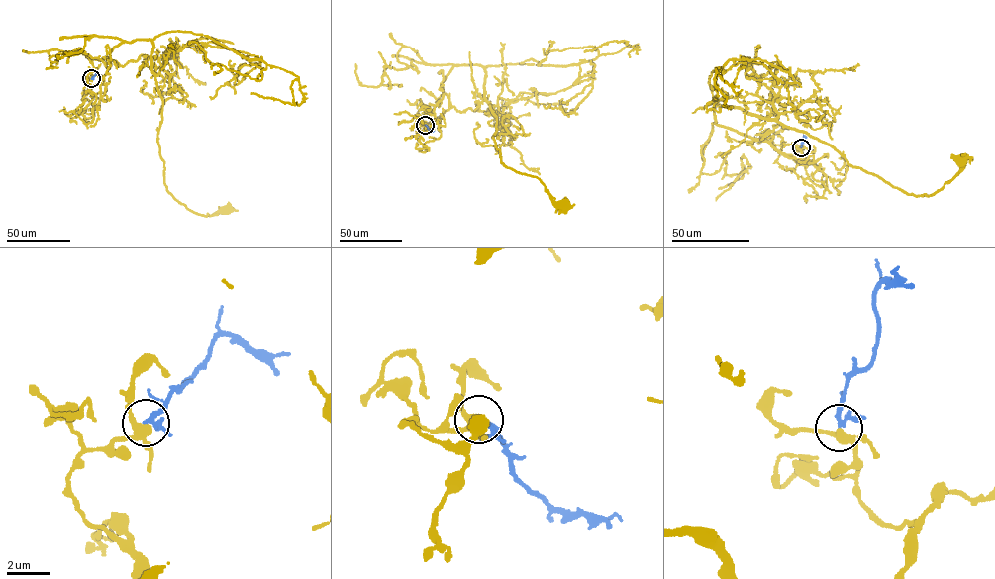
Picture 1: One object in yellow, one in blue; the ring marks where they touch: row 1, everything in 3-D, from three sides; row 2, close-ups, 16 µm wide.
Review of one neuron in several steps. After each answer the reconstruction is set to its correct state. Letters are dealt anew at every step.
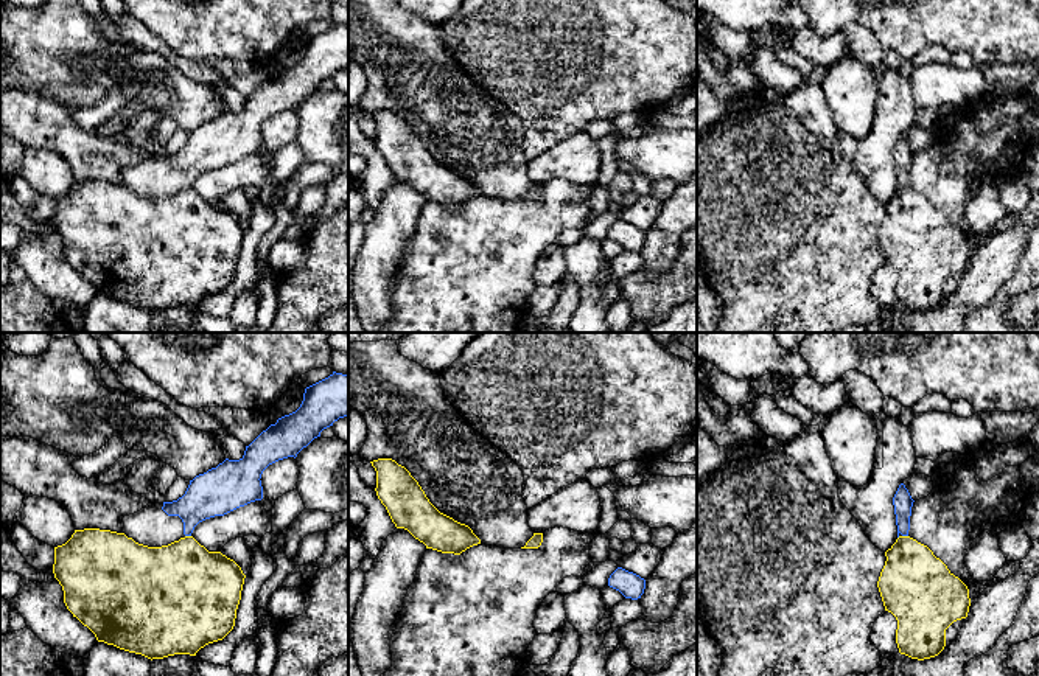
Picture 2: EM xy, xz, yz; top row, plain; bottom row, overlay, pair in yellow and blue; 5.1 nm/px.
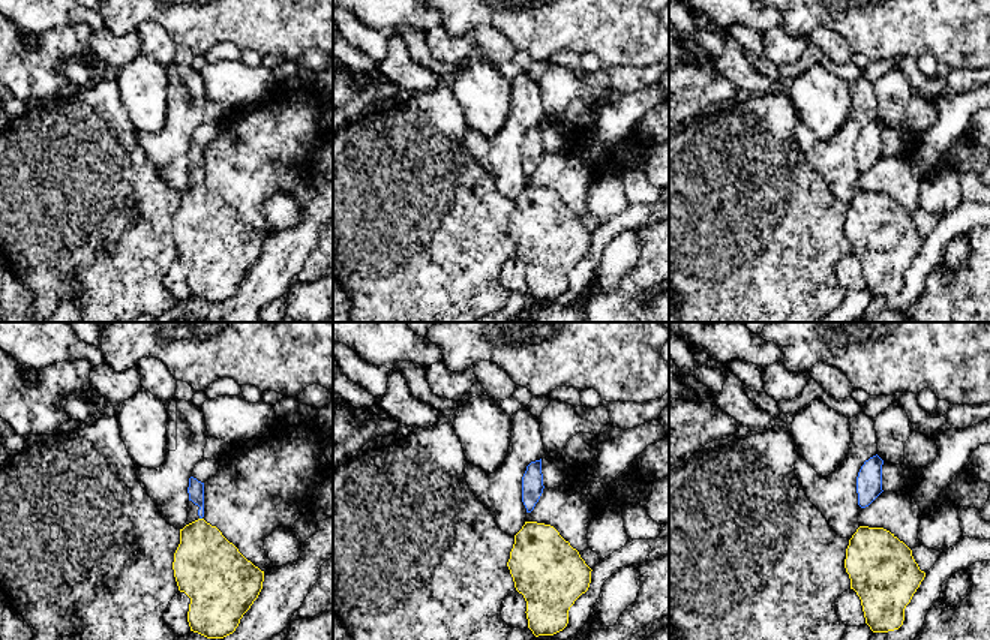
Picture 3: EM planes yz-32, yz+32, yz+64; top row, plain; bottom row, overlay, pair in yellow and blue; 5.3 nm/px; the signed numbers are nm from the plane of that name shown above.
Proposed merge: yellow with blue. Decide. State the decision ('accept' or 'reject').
reject

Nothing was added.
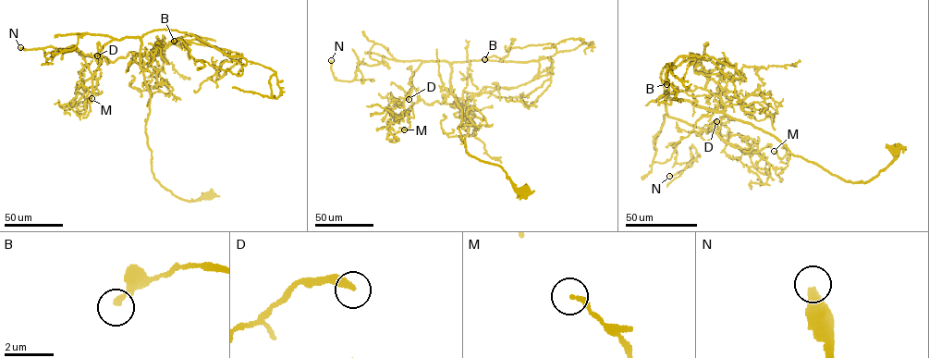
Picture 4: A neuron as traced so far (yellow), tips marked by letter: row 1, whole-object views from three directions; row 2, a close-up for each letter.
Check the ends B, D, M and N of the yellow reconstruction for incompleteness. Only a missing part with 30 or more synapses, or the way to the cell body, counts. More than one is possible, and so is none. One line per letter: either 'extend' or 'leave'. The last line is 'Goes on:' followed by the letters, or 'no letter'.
B: leave
D: leave
M: leave
N: extend
Goes on: N

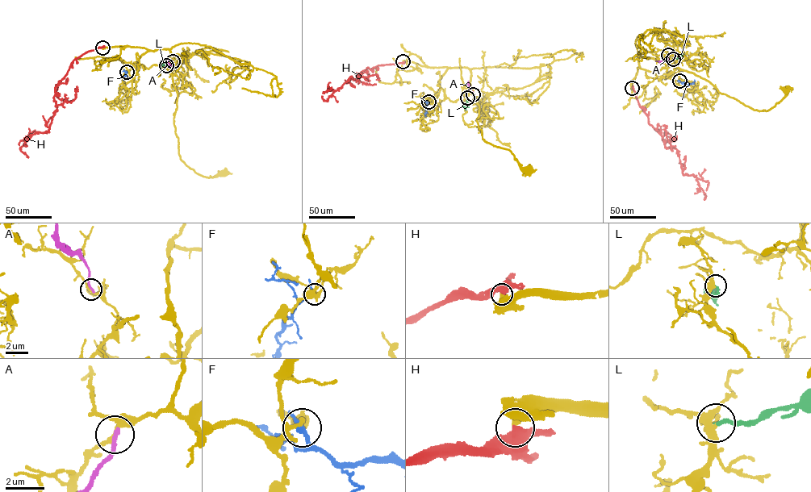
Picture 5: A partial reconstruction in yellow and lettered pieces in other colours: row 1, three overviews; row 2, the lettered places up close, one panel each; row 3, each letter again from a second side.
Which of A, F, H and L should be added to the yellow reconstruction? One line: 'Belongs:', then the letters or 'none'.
Belongs: L

